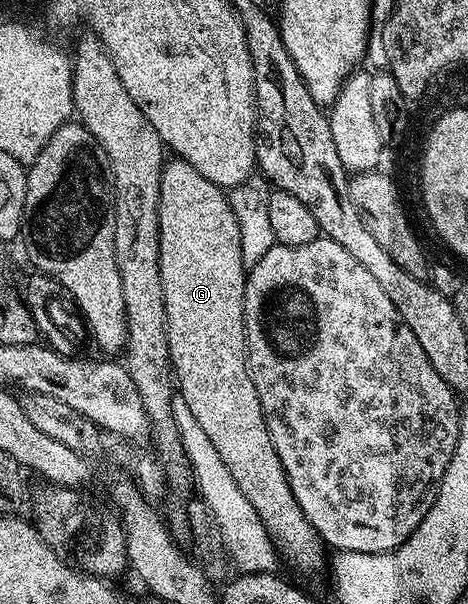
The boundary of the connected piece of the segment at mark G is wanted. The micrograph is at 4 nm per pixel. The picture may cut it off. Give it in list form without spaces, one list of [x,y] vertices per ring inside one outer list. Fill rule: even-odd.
[[[183,160],[172,161],[169,161],[160,172],[158,224],[160,225],[160,275],[162,276],[162,288],[166,300],[166,320],[168,321],[166,332],[168,333],[174,382],[178,387],[178,396],[182,400],[186,400],[186,404],[190,407],[190,413],[198,419],[199,426],[206,431],[206,437],[214,443],[214,448],[218,448],[218,456],[222,456],[222,464],[226,464],[230,476],[234,476],[242,496],[246,496],[246,500],[250,500],[250,504],[258,512],[270,540],[276,545],[276,553],[282,559],[283,565],[285,562],[286,565],[304,572],[320,570],[323,566],[325,569],[325,544],[318,536],[316,529],[310,524],[310,520],[306,520],[306,516],[302,516],[302,508],[298,508],[298,500],[294,500],[294,492],[290,488],[288,477],[282,468],[282,460],[270,440],[270,432],[266,428],[262,404],[258,400],[258,392],[254,392],[254,380],[250,380],[248,343],[244,340],[244,279],[246,277],[246,267],[242,260],[242,240],[238,236],[238,220],[234,220],[232,205],[228,203],[228,194],[221,187],[216,186],[210,180],[206,180],[206,176],[202,176],[202,172],[198,172],[190,163]]]

